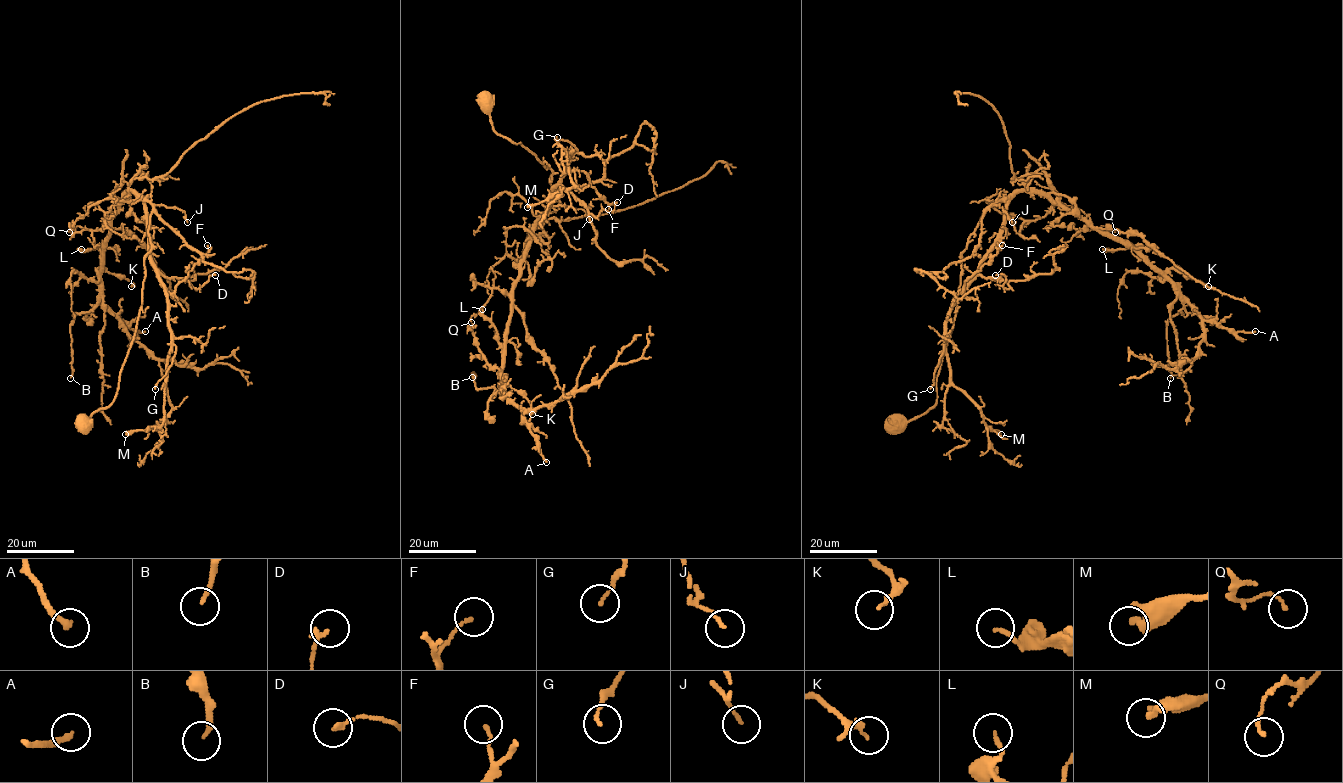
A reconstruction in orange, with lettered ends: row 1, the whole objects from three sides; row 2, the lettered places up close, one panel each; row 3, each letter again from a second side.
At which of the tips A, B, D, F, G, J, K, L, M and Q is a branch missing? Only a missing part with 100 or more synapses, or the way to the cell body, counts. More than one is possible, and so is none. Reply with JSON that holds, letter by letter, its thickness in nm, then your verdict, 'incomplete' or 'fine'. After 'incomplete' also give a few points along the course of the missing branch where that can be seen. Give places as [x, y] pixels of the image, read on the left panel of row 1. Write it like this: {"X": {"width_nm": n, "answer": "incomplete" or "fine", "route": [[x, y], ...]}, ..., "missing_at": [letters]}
{"A": {"width_nm": 240, "answer": "fine"}, "B": {"width_nm": 160, "answer": "fine"}, "D": {"width_nm": 200, "answer": "fine"}, "F": {"width_nm": 110, "answer": "fine"}, "G": {"width_nm": 120, "answer": "fine"}, "J": {"width_nm": 120, "answer": "fine"}, "K": {"width_nm": 160, "answer": "fine"}, "L": {"width_nm": 140, "answer": "fine"}, "M": {"width_nm": 320, "answer": "fine"}, "Q": {"width_nm": 130, "answer": "fine"}, "missing_at": []}

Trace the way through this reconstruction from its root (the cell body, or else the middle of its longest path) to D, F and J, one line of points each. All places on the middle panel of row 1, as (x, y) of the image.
D: (485, 101), (493, 129), (552, 171), (554, 198), (546, 211), (558, 186), (596, 217), (617, 202)
F: (485, 101), (493, 129), (552, 171), (554, 198), (546, 211), (552, 191), (575, 170), (608, 209)
J: (485, 101), (490, 106), (493, 129), (520, 143), (552, 171), (554, 200), (583, 210), (589, 219)

